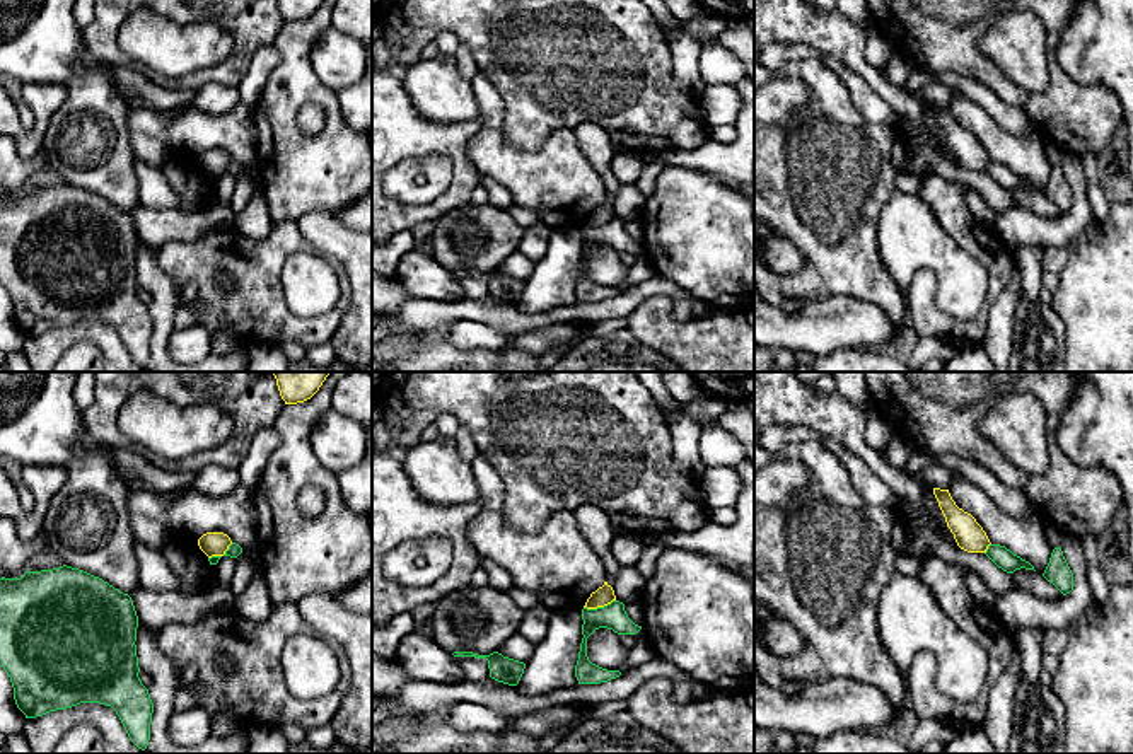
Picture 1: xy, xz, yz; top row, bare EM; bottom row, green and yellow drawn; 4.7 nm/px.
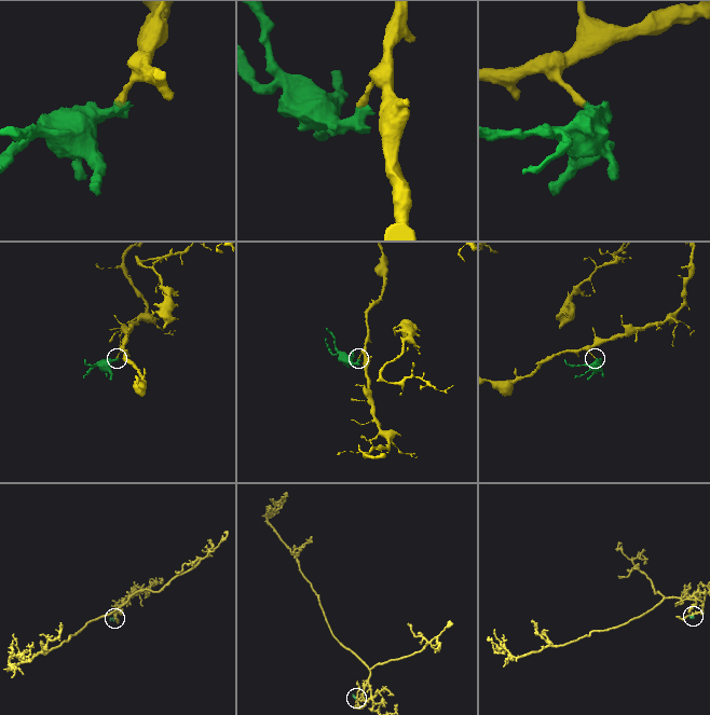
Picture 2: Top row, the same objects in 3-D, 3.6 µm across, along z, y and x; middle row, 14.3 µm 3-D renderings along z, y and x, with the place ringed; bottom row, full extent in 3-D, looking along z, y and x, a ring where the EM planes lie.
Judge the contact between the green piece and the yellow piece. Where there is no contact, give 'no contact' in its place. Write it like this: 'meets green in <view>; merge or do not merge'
meets green in xz; do not merge

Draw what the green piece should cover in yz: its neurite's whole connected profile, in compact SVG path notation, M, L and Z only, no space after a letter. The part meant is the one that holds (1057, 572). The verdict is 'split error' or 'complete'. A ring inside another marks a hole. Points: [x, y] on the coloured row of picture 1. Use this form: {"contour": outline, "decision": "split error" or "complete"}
{"contour": "M1055 548L1043 577L1051 582L1063 595L1073 590L1073 573L1063 556L1061 548Z", "decision": "complete"}

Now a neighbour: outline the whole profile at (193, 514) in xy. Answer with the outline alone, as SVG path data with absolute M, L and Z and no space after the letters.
M239 483L239 486L225 496L220 498L212 498L198 491L191 491L189 488L176 490L172 493L164 493L171 495L171 502L167 503L167 512L169 512L169 522L172 529L179 534L200 539L206 532L224 532L230 537L232 542L239 544L242 549L254 544L256 536L258 536L258 510L254 503L254 490L244 486Z

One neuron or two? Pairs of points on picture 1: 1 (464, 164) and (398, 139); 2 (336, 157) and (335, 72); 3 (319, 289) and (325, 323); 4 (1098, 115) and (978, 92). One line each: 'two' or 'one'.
1: one
2: two
3: two
4: two

